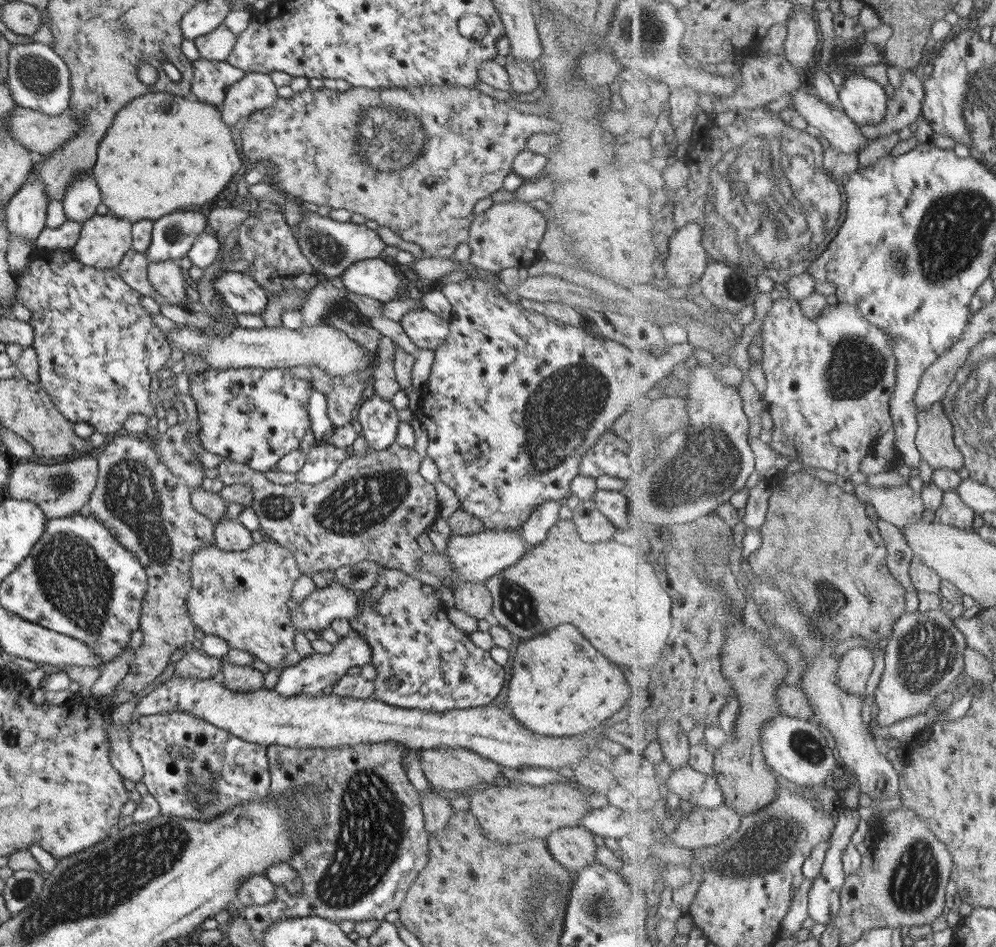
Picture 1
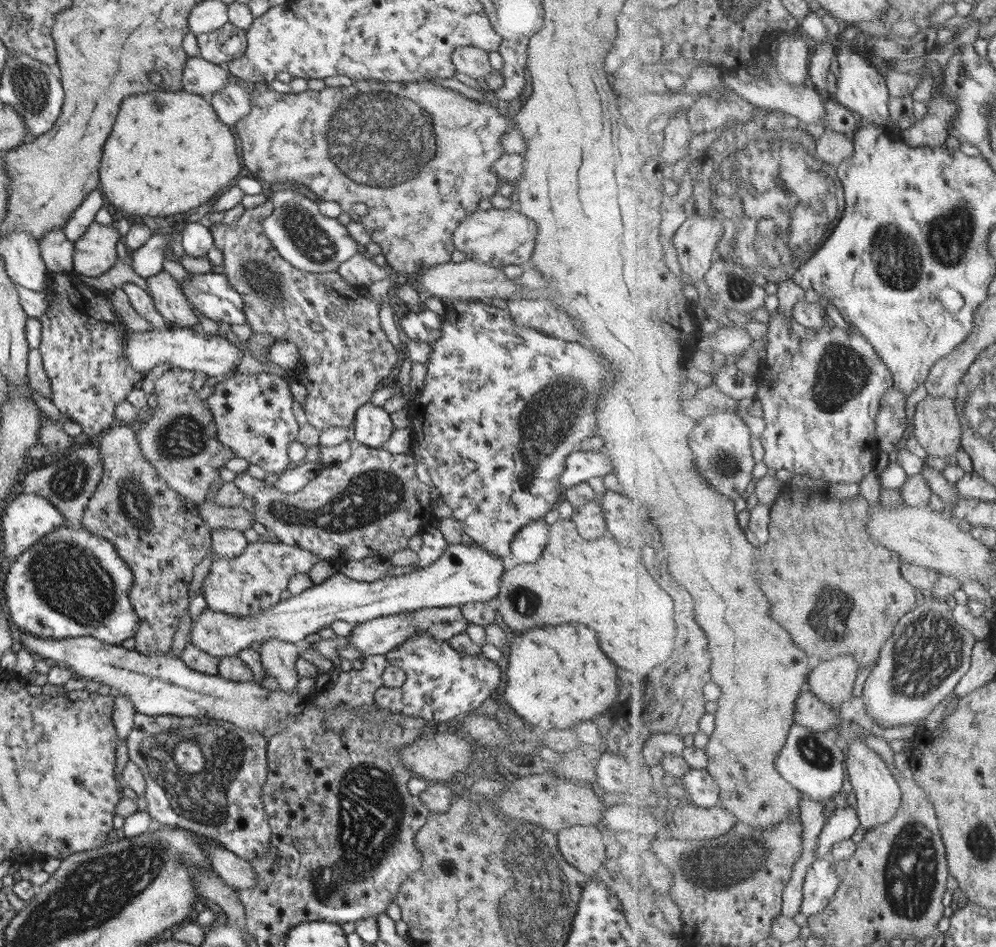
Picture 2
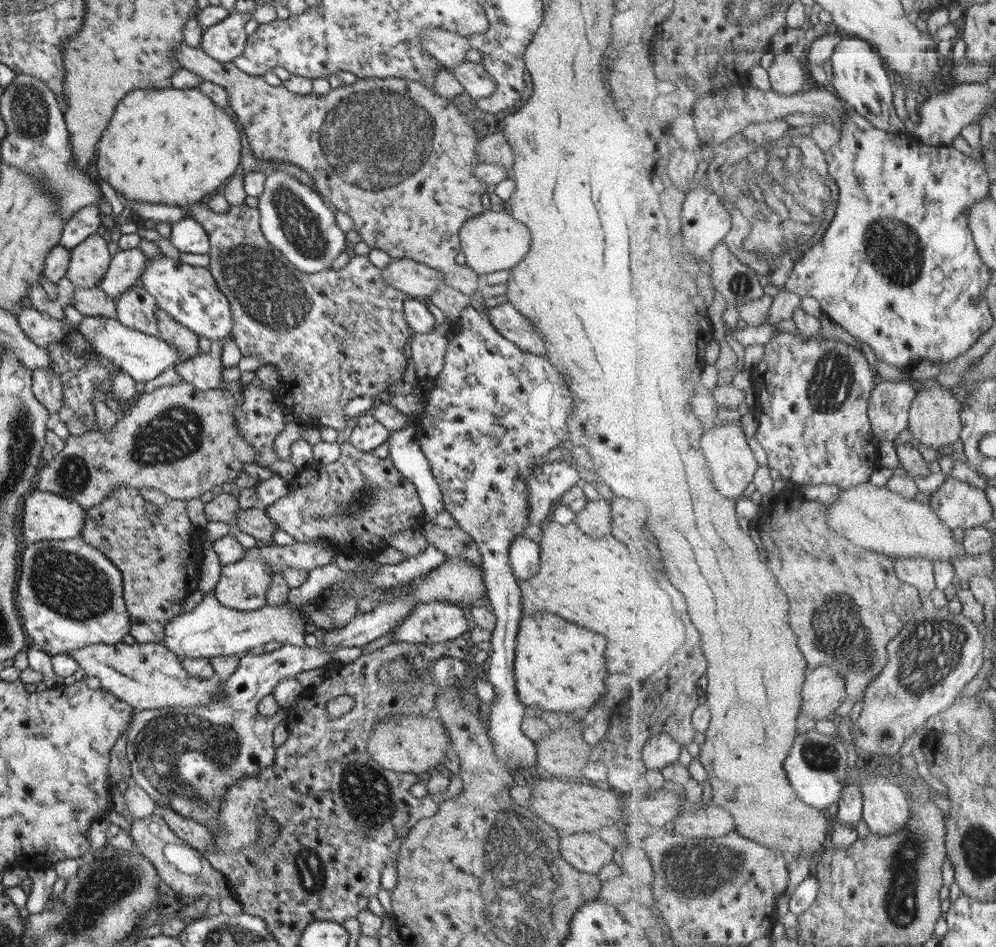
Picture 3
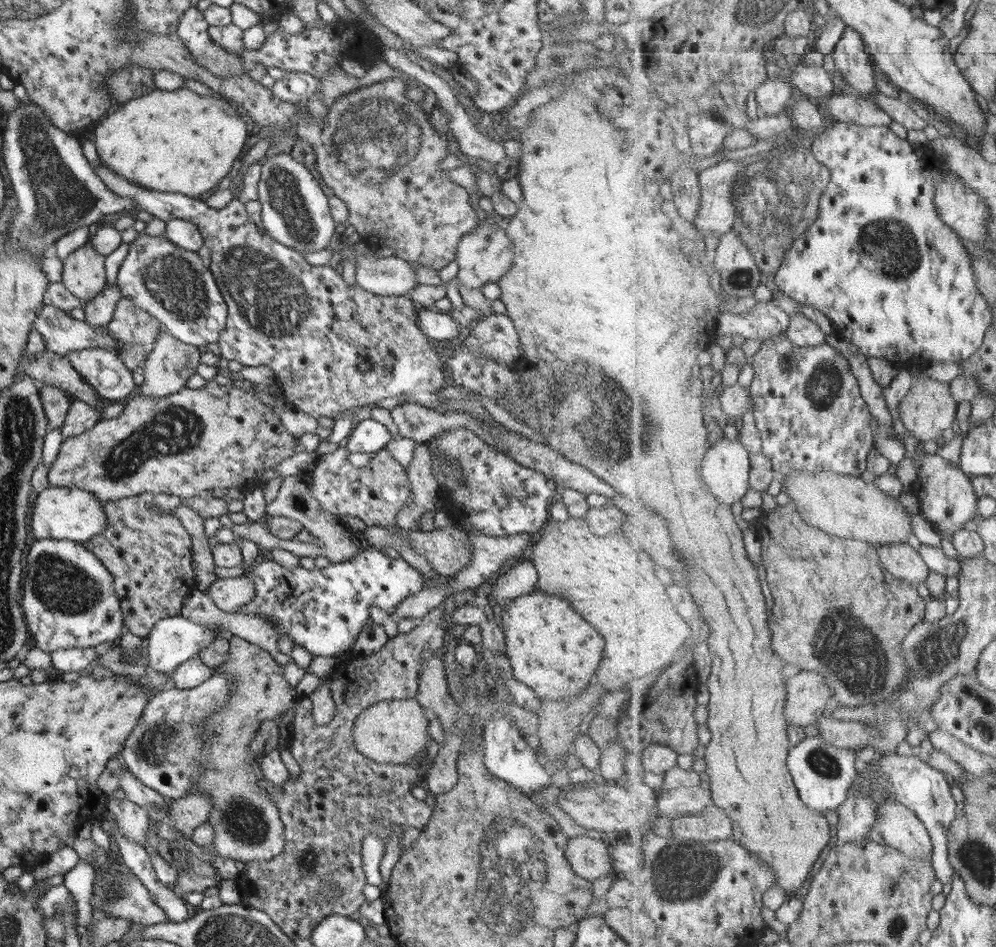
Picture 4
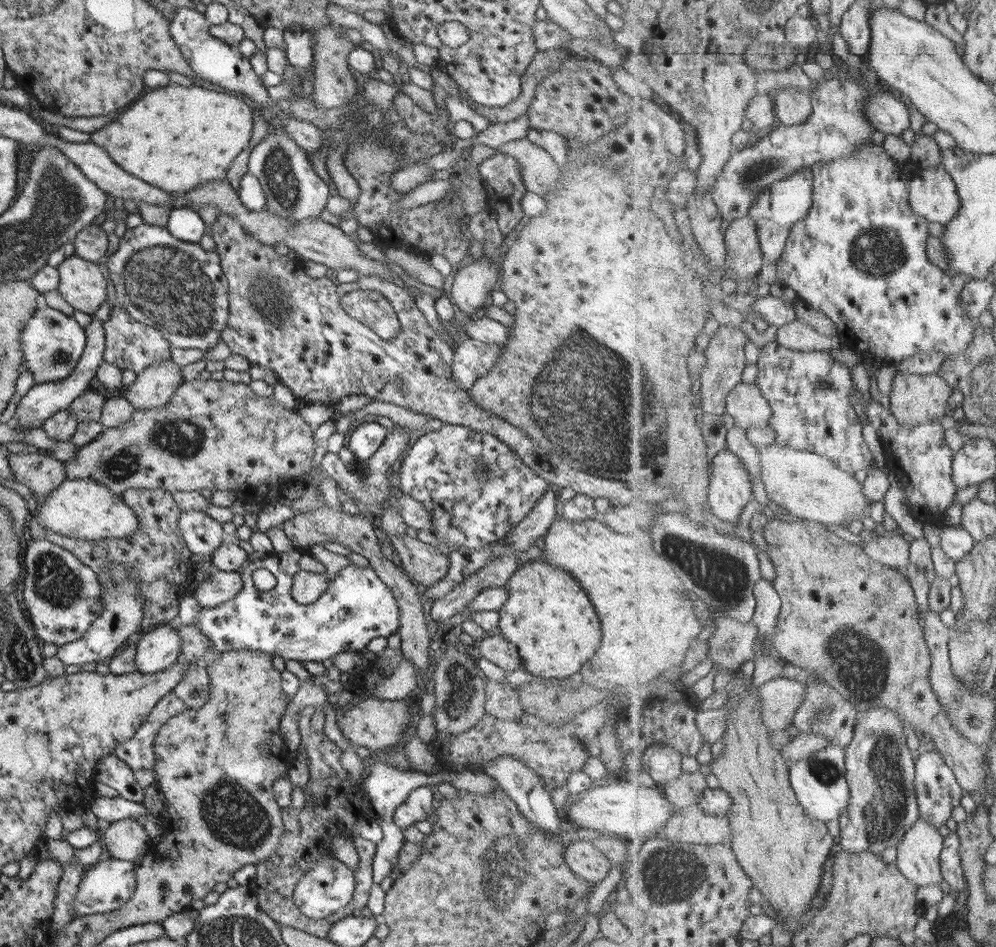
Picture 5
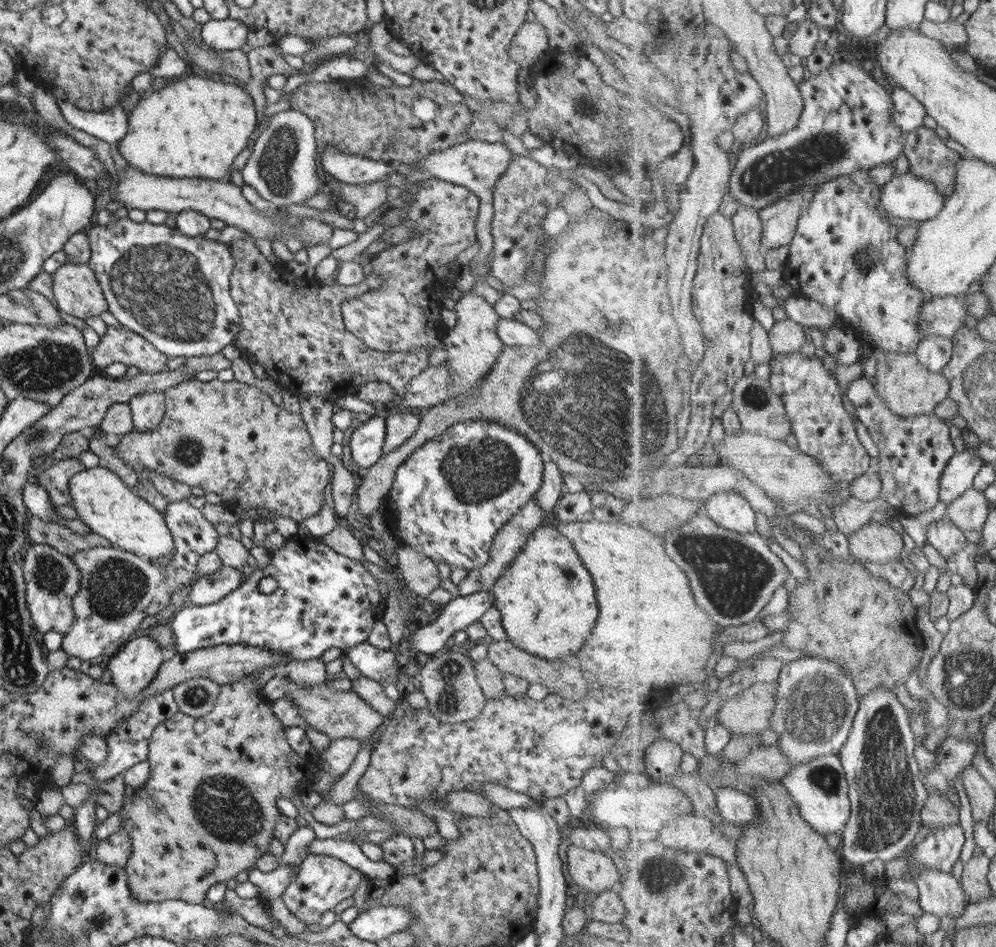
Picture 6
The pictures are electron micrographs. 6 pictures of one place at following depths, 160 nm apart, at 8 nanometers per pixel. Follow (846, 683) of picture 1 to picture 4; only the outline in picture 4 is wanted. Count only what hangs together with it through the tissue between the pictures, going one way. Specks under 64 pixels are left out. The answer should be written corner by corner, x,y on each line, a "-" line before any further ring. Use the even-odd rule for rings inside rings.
800,671
787,682
786,717
789,724
802,727
818,724
818,720
829,712
835,690
827,684
826,676
819,672

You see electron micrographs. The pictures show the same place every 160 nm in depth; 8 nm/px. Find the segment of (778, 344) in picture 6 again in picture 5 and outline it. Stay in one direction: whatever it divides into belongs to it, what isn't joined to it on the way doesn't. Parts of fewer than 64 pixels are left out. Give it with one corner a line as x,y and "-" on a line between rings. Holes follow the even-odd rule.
796,320
777,330
776,341
781,346
795,351
831,351
841,345
838,337
821,335

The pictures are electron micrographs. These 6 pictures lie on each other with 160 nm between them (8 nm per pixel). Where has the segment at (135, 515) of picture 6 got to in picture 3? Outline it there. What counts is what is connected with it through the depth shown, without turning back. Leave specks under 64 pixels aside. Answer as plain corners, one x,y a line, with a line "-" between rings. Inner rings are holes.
37,490
29,493
22,500
19,513
21,514
21,538
26,545
45,540
69,540
81,534
84,509
76,502
56,494

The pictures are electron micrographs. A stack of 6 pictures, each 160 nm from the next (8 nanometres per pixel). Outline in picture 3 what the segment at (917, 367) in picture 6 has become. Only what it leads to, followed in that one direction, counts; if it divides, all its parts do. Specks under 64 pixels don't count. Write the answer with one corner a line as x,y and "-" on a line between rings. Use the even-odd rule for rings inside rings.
937,383
918,391
910,408
910,428
914,440
939,452
943,446
949,446
959,440
963,424
961,424
961,408
963,405
955,394

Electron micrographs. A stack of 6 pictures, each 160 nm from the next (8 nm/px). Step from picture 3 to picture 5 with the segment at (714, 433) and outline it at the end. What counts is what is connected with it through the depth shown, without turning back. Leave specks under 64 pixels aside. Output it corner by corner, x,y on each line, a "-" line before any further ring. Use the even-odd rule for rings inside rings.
722,448
713,459
709,487
711,512
731,523
739,520
743,508
753,499
743,460
727,448

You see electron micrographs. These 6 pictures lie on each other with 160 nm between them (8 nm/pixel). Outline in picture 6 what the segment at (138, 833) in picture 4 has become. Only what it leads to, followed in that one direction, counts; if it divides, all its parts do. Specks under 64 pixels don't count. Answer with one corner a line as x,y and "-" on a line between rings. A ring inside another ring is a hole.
125,829
94,841
95,860
106,865
123,867
129,858
132,842

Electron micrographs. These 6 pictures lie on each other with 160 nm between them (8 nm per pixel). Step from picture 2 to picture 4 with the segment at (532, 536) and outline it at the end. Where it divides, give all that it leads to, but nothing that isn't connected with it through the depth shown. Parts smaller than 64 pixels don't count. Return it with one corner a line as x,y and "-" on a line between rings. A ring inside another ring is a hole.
517,560
509,570
495,580
491,593
491,603
498,607
509,601
529,594
536,582
536,571
532,562

